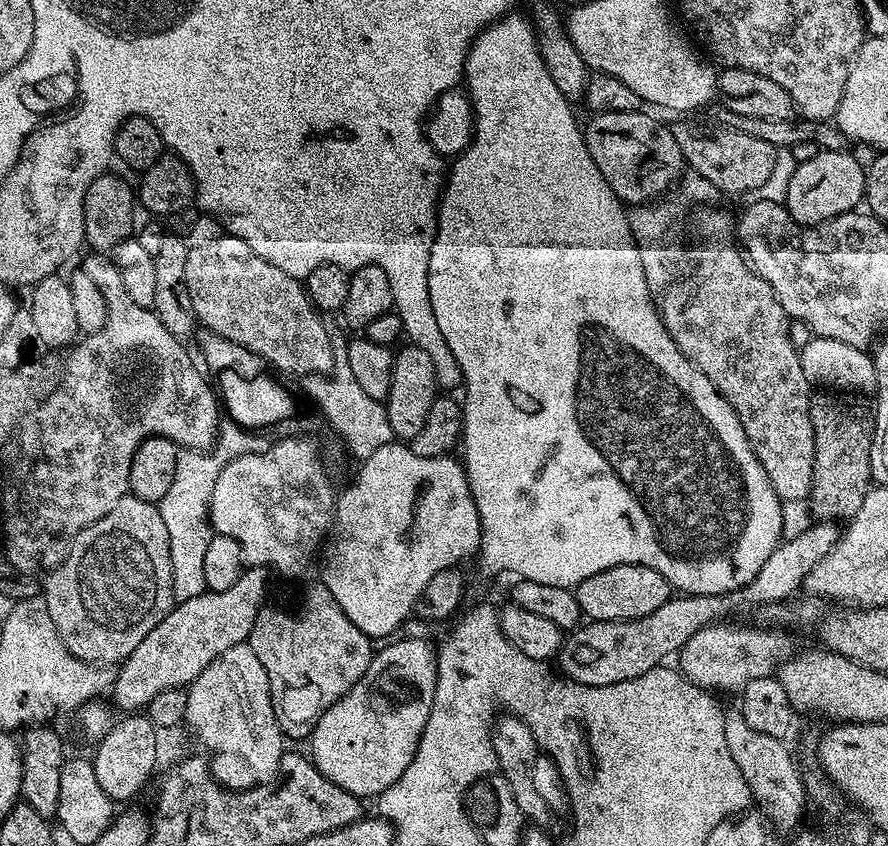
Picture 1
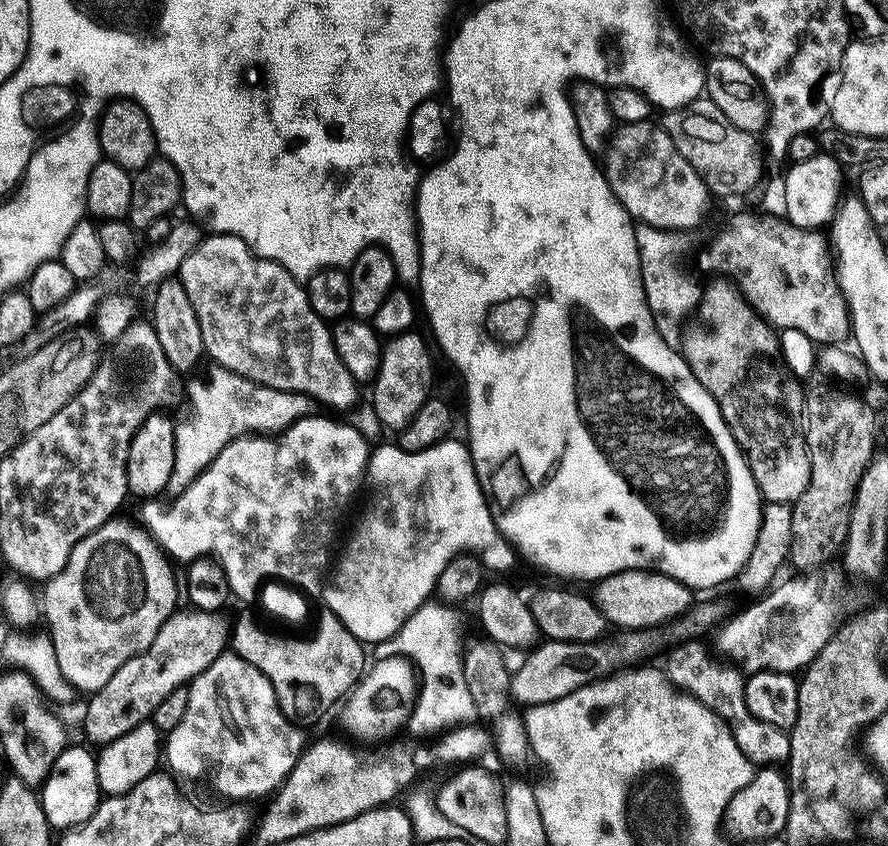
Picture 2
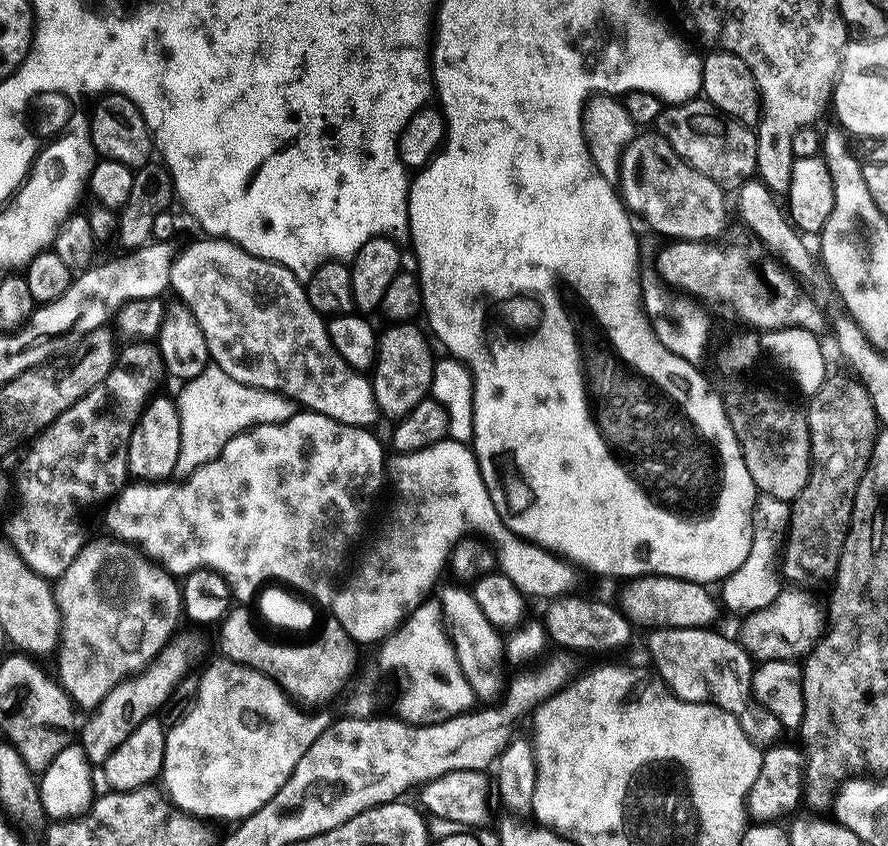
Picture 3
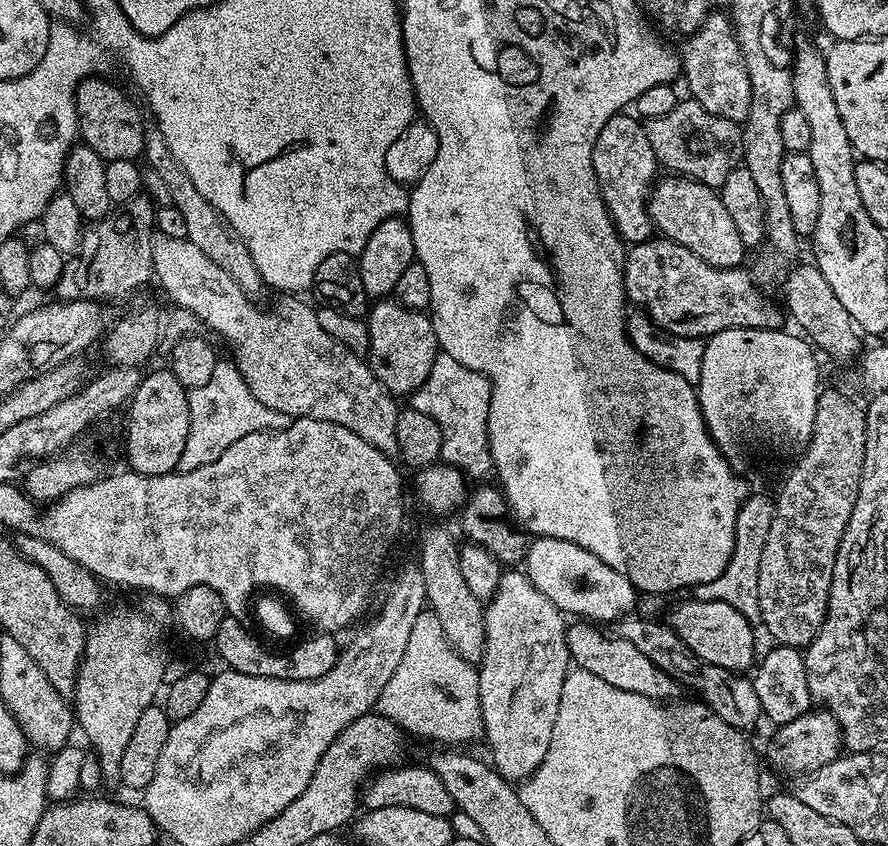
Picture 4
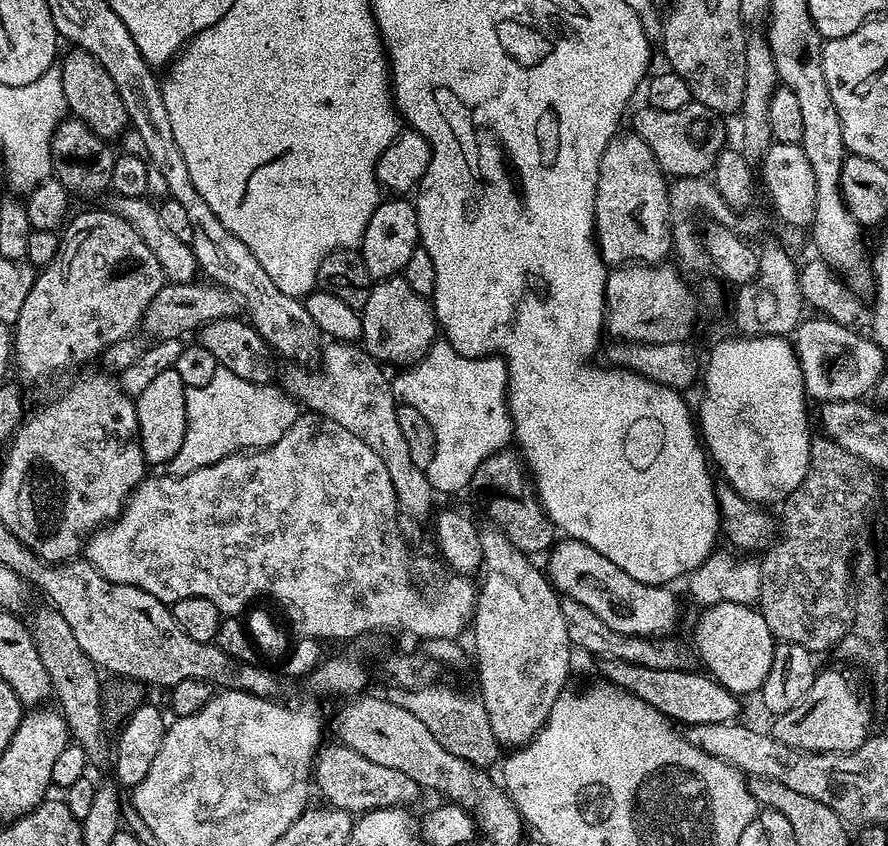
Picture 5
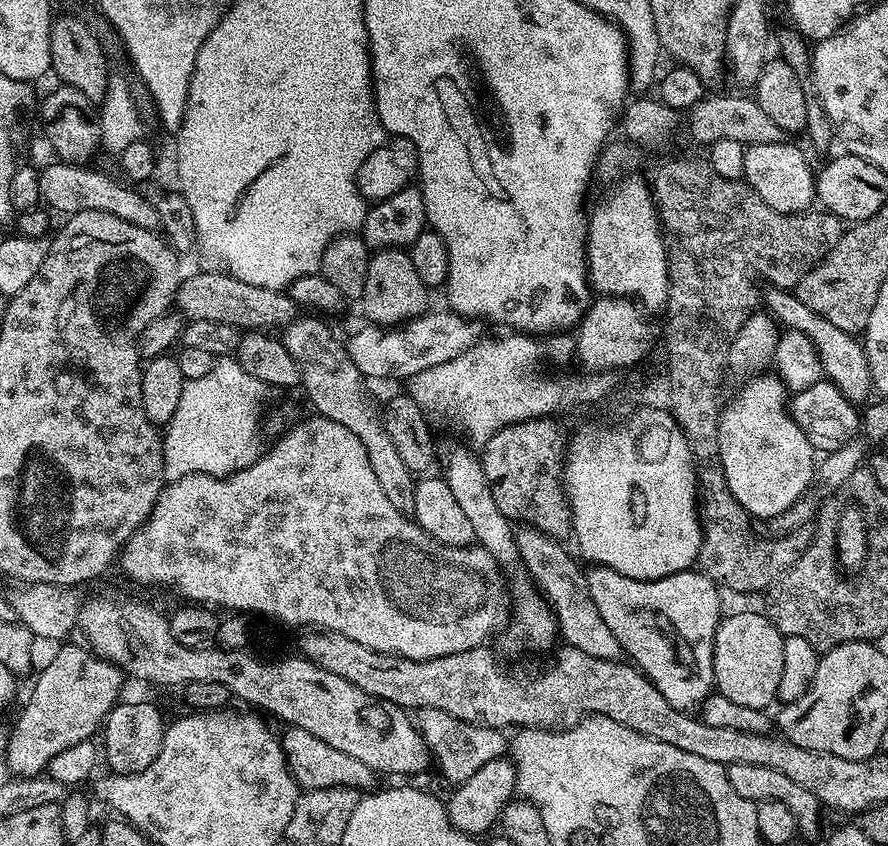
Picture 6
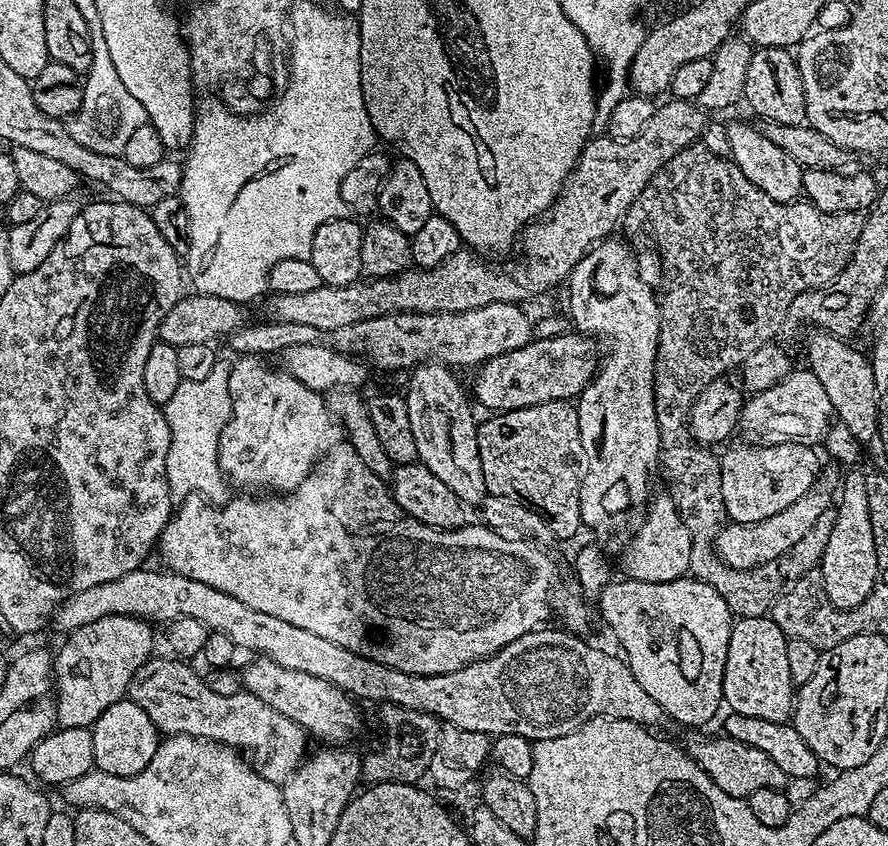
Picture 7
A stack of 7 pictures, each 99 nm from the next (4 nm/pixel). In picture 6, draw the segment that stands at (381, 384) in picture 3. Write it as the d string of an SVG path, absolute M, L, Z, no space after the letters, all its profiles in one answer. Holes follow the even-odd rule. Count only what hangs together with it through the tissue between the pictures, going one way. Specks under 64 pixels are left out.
M381 248L373 251L368 258L366 286L362 297L364 320L377 326L395 326L423 316L429 311L430 289L418 278L414 262L410 262L407 251L402 248Z

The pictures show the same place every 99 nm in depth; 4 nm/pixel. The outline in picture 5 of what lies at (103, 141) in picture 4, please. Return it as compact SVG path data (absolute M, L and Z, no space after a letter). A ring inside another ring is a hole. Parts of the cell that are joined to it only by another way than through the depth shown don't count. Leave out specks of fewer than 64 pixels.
M75 46L67 50L69 52L65 56L63 53L58 67L68 112L86 126L90 126L90 130L94 130L94 134L98 134L102 139L109 142L119 141L124 133L129 131L130 125L126 106L122 106L122 94L118 94L118 86L114 86L110 74L106 74L106 69L102 67L102 62L98 62L98 58Z

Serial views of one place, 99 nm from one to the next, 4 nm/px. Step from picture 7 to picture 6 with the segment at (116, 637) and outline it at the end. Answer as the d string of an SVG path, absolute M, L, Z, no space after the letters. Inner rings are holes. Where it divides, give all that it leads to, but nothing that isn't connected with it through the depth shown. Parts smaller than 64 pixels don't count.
M61 643L57 647L60 649L49 658L48 665L41 670L40 677L37 678L36 685L33 686L32 693L29 694L28 701L25 702L24 709L16 720L16 729L13 727L8 733L6 759L8 759L8 768L12 771L9 773L13 777L39 776L47 769L54 754L78 742L92 740L95 732L97 735L101 731L108 713L121 699L120 687L126 683L126 677L118 665L103 660L83 643L80 643L81 645L72 643Z

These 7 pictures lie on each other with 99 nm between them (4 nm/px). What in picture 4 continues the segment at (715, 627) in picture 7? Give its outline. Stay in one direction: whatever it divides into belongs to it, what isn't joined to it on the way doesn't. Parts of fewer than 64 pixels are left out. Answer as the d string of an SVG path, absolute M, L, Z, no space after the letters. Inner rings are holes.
M549 536L535 537L524 554L522 568L527 572L530 582L534 582L534 586L538 586L538 590L542 590L542 594L554 602L554 606L566 614L573 612L576 615L573 617L588 622L615 621L635 609L632 607L638 597L637 588L622 574L618 574L614 566L606 566L602 558L590 554L590 550L574 542Z

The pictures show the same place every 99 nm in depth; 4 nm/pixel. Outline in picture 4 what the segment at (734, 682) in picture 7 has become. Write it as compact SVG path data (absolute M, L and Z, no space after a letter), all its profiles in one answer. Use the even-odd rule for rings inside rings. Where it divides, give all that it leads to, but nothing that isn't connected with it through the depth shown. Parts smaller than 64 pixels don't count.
M688 598L666 617L666 623L678 633L682 642L686 642L686 646L690 646L690 650L694 650L700 660L741 674L747 673L757 663L758 651L756 652L756 636L752 633L753 621L724 601Z

